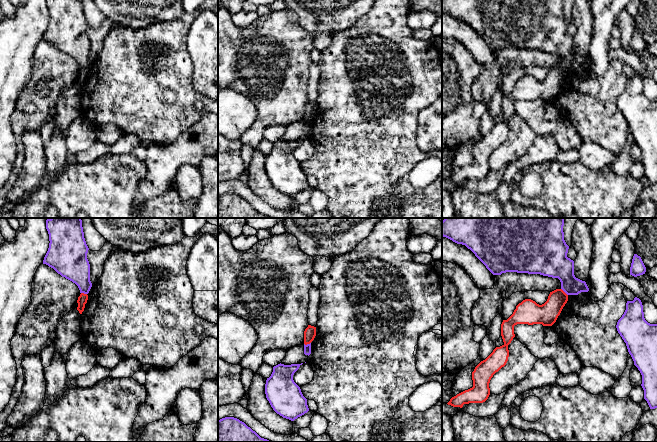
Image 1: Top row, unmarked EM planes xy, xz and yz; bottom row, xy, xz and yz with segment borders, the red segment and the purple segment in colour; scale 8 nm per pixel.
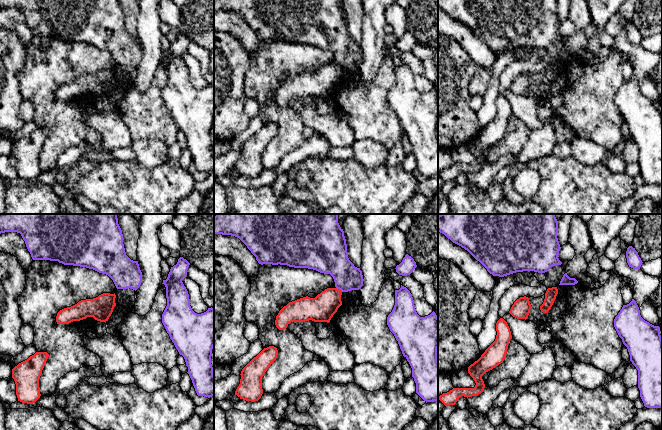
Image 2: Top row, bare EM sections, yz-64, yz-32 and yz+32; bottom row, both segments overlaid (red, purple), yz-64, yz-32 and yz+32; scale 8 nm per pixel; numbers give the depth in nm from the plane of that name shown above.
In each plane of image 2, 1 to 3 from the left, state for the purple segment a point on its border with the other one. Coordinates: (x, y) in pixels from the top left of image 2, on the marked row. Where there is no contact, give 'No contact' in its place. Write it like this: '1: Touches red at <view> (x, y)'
1: No contact
2: Touches red at yz-32 (338, 289)
3: No contact

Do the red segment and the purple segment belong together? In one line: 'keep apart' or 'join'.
keep apart

